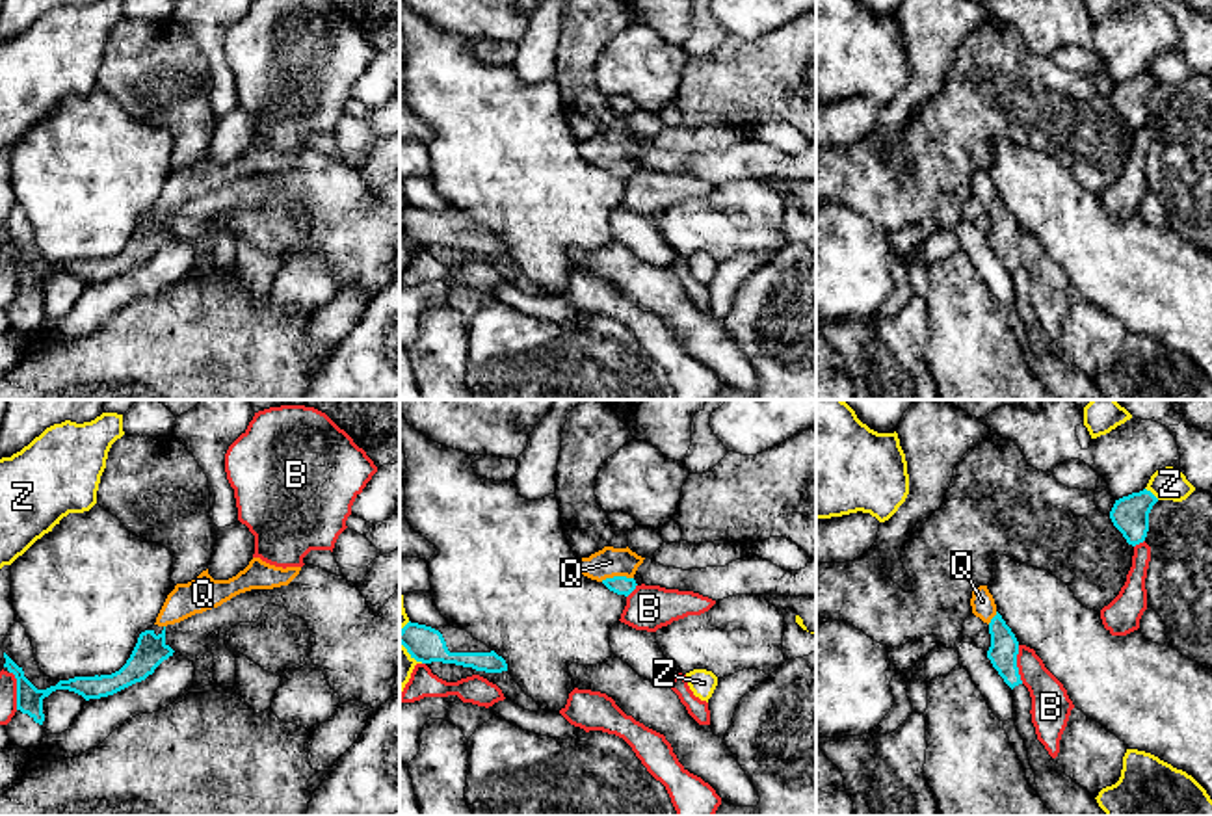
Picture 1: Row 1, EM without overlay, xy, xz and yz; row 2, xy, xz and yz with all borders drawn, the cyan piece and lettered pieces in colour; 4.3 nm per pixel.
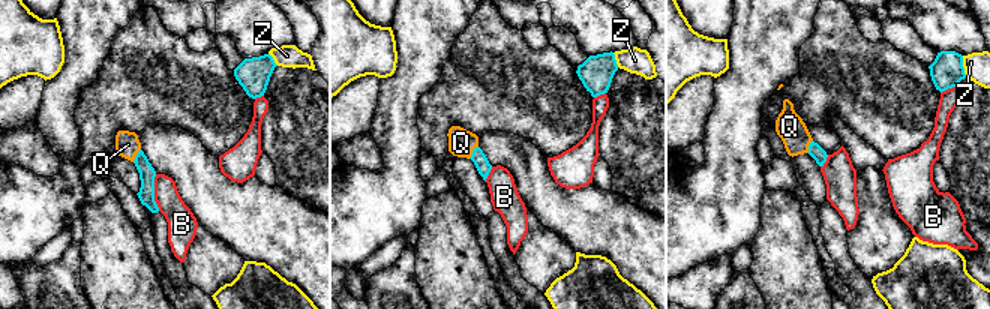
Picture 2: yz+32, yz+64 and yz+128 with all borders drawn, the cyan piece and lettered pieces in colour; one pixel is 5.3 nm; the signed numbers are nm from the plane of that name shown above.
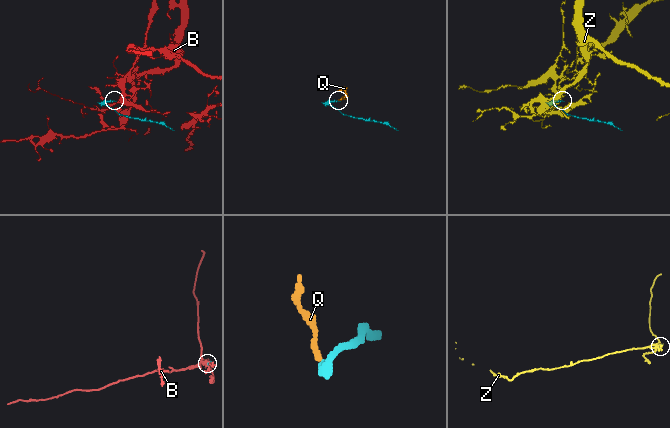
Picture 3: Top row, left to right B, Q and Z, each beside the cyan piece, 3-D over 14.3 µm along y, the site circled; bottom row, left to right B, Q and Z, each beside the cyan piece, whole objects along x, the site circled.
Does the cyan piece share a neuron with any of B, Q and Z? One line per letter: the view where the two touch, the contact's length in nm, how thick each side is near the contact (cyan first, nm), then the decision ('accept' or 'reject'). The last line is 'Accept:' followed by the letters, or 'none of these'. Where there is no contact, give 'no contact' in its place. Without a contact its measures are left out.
B: xy | 170 nm | 110/80 nm | reject
Q: xz | 140 nm | 80/130 nm | accept
Z: yz | 80 nm | 160/140 nm | reject
Accept: Q

